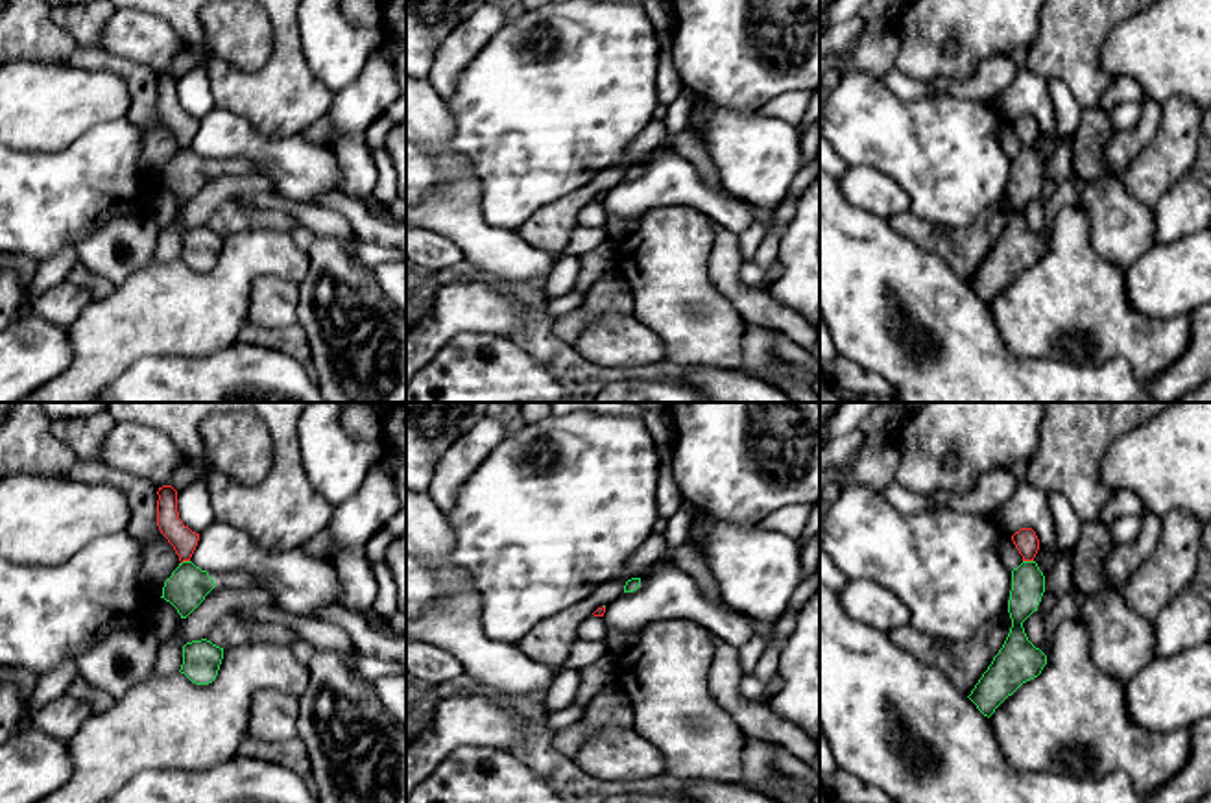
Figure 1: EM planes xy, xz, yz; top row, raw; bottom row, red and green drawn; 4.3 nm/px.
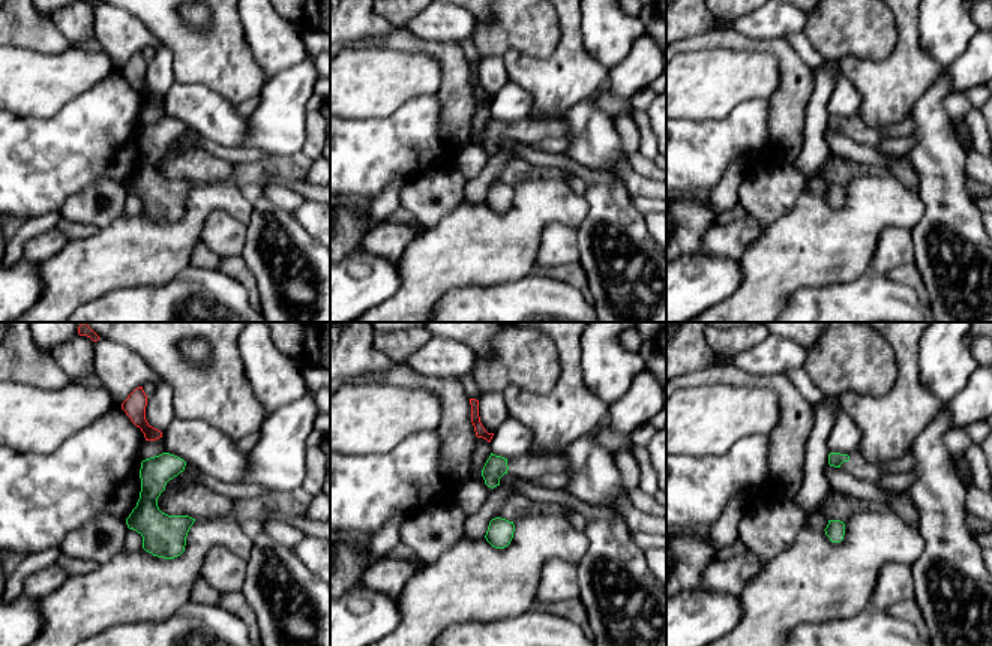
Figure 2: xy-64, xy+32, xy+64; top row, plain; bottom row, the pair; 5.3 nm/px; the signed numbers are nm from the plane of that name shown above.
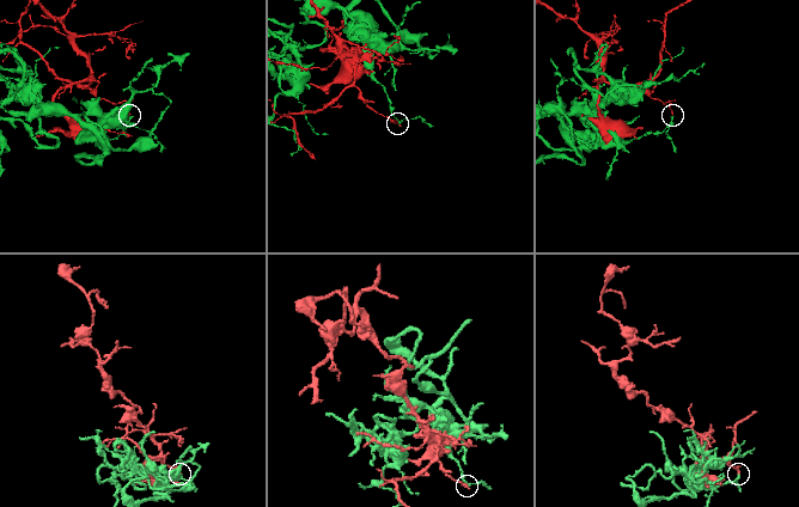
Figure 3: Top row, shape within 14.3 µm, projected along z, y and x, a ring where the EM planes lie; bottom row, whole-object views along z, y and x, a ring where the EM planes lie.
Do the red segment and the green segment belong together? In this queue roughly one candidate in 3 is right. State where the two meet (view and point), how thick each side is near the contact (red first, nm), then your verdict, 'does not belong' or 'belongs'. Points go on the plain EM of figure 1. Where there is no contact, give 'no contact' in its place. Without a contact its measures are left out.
contact yz (1029, 146); calibres 100 and 140 nm; does not belong

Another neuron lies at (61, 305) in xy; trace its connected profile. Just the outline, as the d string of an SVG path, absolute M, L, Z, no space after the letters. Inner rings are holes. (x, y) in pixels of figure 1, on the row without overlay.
M66 279L37 295L30 303L30 312L57 327L68 329L92 299L94 295L89 290Z

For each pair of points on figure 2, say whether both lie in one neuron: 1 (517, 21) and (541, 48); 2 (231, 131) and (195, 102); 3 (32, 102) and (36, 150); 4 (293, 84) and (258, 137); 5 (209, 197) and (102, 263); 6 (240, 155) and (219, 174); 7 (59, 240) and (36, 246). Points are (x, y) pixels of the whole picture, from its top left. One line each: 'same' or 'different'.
1: same
2: same
3: different
4: same
5: same
6: different
7: same

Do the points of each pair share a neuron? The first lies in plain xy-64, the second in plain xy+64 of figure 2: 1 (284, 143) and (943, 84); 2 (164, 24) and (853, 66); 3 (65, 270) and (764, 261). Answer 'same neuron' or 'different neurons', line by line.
1: different neurons
2: same neuron
3: same neuron

